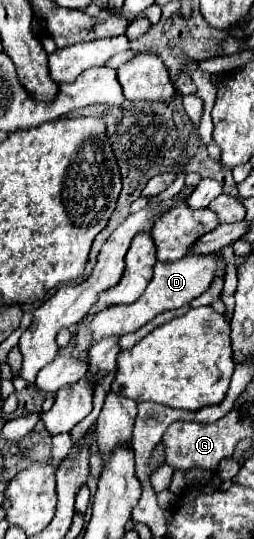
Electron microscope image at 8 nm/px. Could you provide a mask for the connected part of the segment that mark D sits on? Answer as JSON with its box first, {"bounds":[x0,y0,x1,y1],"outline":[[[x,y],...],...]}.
{"bounds":[90,254,226,342],"outline":[[[188,254],[188,258],[176,260],[176,262],[156,262],[154,266],[154,278],[148,284],[146,292],[134,302],[126,306],[110,306],[104,312],[96,314],[94,320],[90,322],[90,330],[94,336],[94,342],[106,336],[122,336],[128,332],[136,332],[142,328],[146,322],[150,322],[154,316],[166,312],[166,310],[176,310],[182,308],[184,304],[192,302],[200,294],[204,294],[210,284],[214,282],[216,276],[226,274],[226,266],[220,266],[220,256],[218,254]]]}

